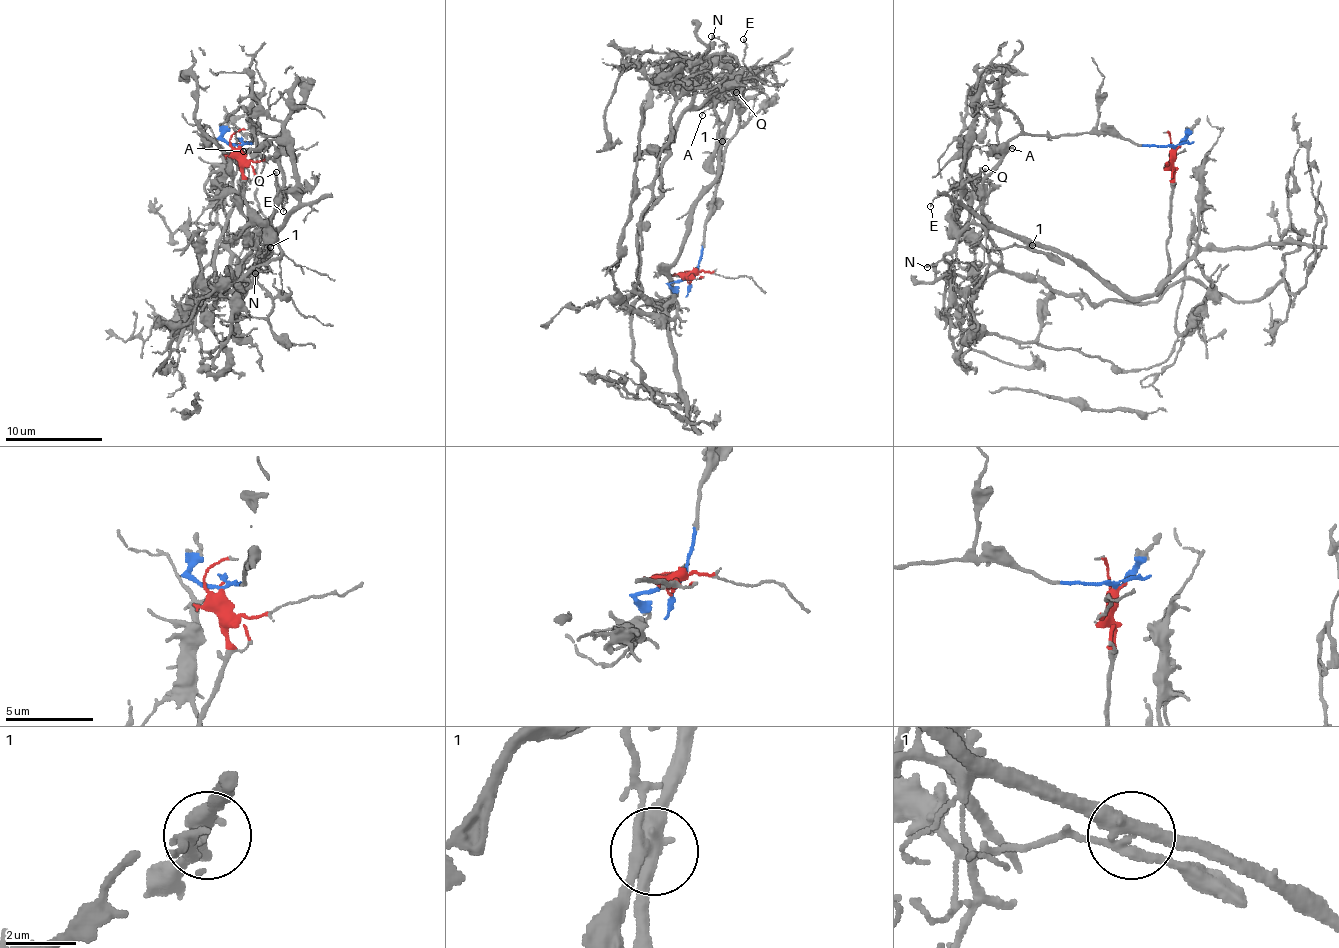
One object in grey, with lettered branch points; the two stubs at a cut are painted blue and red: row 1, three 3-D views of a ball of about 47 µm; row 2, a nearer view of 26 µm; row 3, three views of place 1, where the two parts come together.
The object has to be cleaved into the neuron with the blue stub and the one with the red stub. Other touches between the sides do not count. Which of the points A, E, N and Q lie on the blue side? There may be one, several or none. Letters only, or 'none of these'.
A, Q

